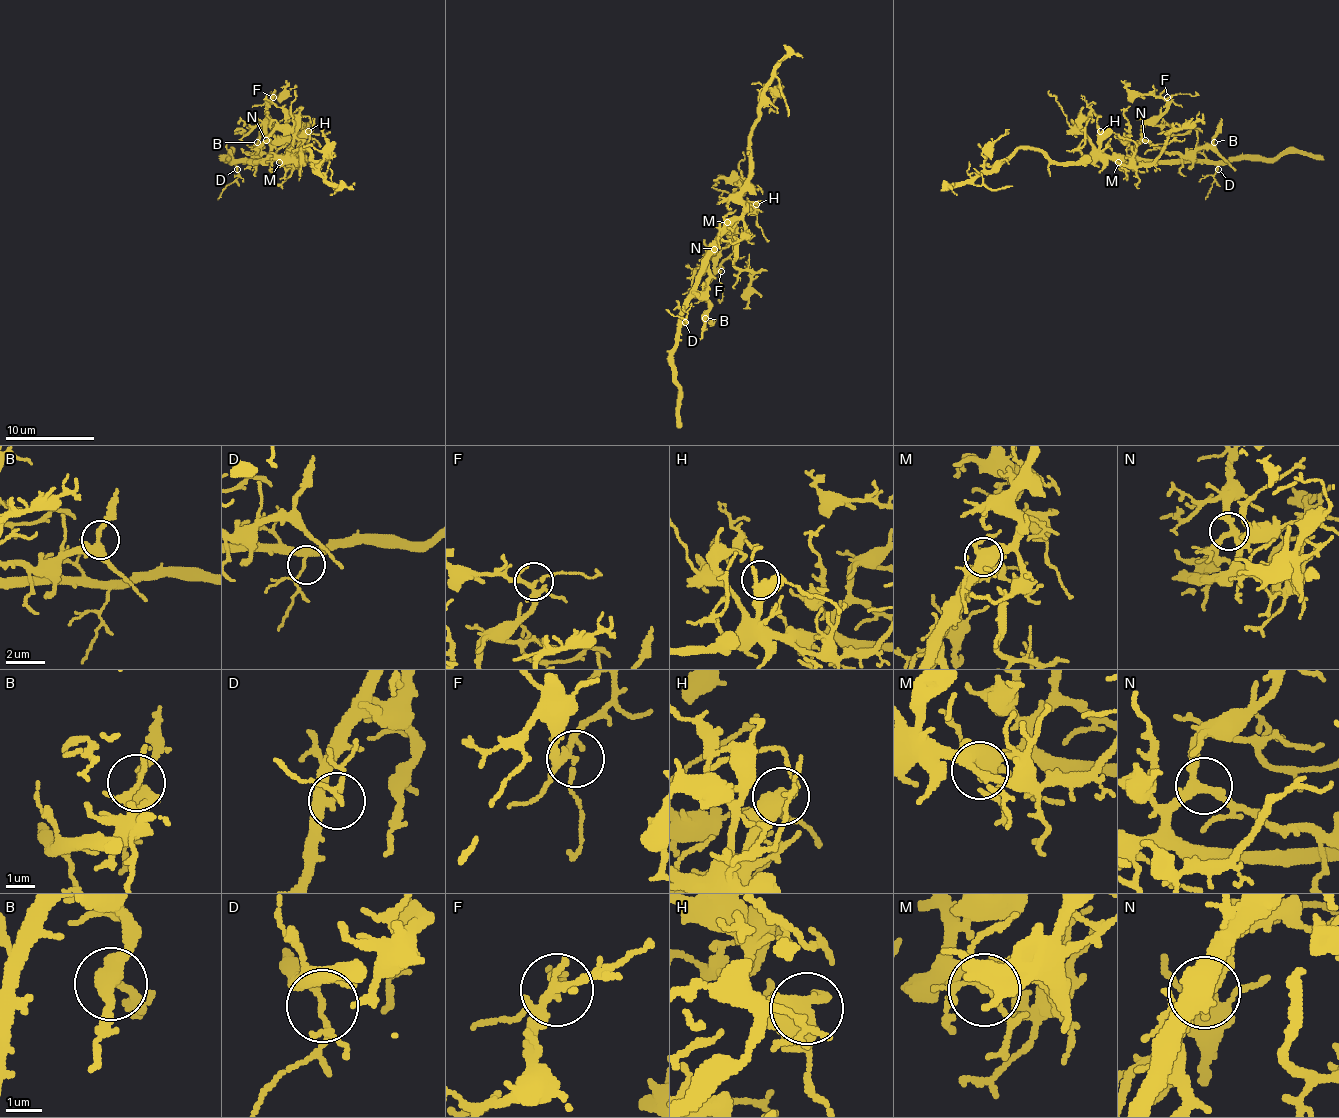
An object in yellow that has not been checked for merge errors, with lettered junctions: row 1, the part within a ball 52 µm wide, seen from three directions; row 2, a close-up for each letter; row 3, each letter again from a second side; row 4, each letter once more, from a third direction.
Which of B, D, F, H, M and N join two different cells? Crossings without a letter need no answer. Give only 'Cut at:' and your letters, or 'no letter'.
Cut at: no letter

